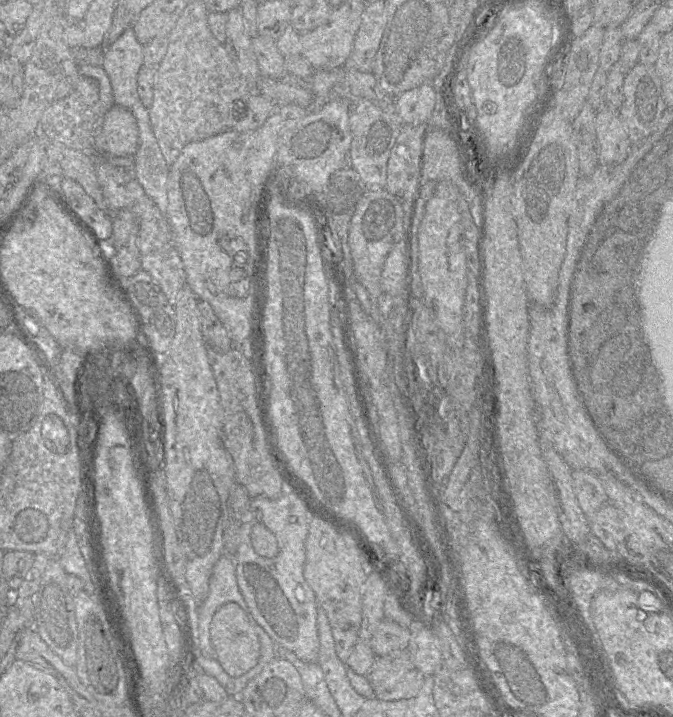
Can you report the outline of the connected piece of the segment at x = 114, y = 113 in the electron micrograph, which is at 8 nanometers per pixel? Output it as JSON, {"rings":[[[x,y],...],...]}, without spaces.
{"rings":[[[113,105],[105,114],[99,135],[94,140],[97,156],[134,156],[139,146],[139,130],[133,113]]]}

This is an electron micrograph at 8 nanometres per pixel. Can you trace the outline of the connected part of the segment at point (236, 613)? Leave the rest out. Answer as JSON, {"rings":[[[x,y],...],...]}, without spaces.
{"rings":[[[229,602],[218,609],[210,623],[210,639],[216,652],[216,660],[229,676],[238,678],[258,663],[260,656],[259,639],[249,624],[246,614],[238,604]]]}

